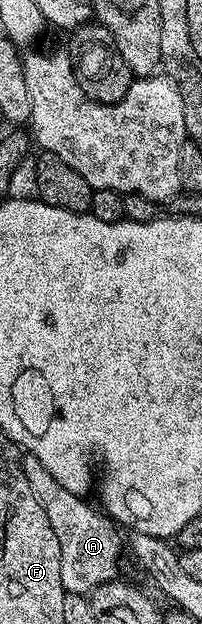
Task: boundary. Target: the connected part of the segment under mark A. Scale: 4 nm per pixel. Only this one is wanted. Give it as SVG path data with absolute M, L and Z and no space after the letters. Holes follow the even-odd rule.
M23 453L22 467L28 484L60 540L60 580L67 593L85 595L97 586L113 581L119 574L120 556L124 554L124 534L117 522L97 505L89 506L80 494L68 492L64 484L56 484L56 476L36 460L36 456ZM122 534L123 538L122 538Z

